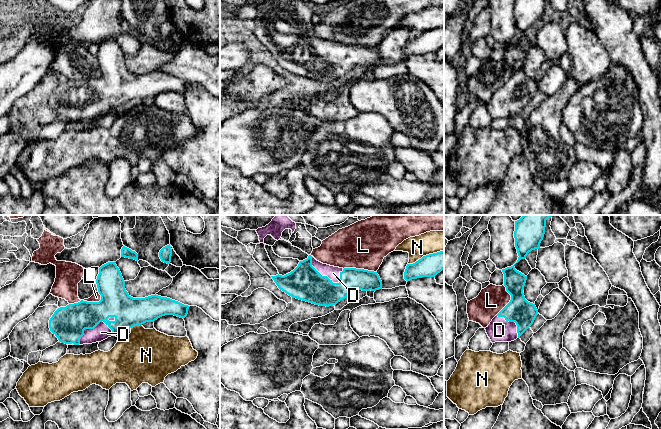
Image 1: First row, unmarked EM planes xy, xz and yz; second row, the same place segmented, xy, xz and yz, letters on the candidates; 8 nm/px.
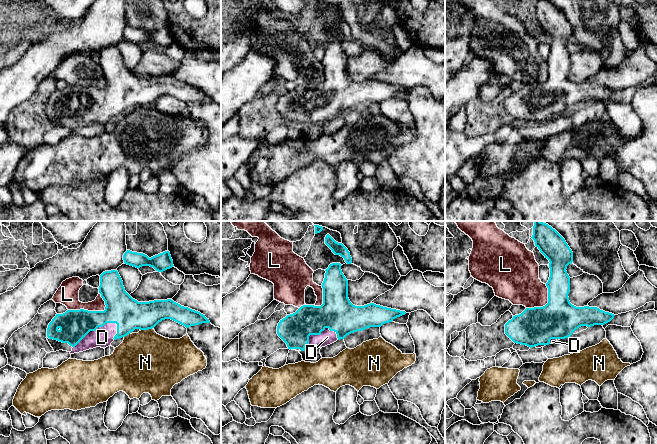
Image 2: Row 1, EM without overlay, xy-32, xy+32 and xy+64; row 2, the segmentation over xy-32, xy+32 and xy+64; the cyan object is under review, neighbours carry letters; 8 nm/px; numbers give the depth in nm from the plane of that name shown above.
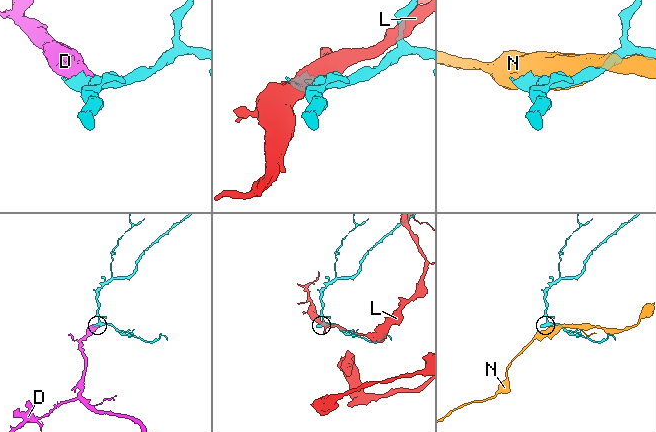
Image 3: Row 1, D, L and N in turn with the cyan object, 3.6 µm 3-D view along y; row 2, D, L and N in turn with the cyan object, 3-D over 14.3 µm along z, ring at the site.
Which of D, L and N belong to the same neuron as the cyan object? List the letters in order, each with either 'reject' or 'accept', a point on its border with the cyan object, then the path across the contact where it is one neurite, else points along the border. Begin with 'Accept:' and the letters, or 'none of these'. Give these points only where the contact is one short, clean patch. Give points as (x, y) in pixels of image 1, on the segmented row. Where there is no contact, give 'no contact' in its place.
Accept: D
D: accept; meets cyan in xz at (320, 274)
L: reject; meets cyan in xy at (86, 301)
N: reject; meets cyan in xz at (426, 255)

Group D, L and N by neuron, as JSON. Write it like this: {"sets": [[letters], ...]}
{"sets": [["D"], ["L"], ["N"]]}

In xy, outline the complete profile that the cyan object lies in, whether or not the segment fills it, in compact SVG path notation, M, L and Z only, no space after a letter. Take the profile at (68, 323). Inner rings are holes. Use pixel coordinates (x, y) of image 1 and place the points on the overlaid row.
M108 262L99 268L96 284L101 295L99 302L81 300L78 303L58 308L50 318L50 331L58 338L59 342L71 345L101 342L125 329L146 322L154 322L165 315L174 315L184 319L190 307L156 294L145 298L131 297L125 289L125 281L115 262Z

